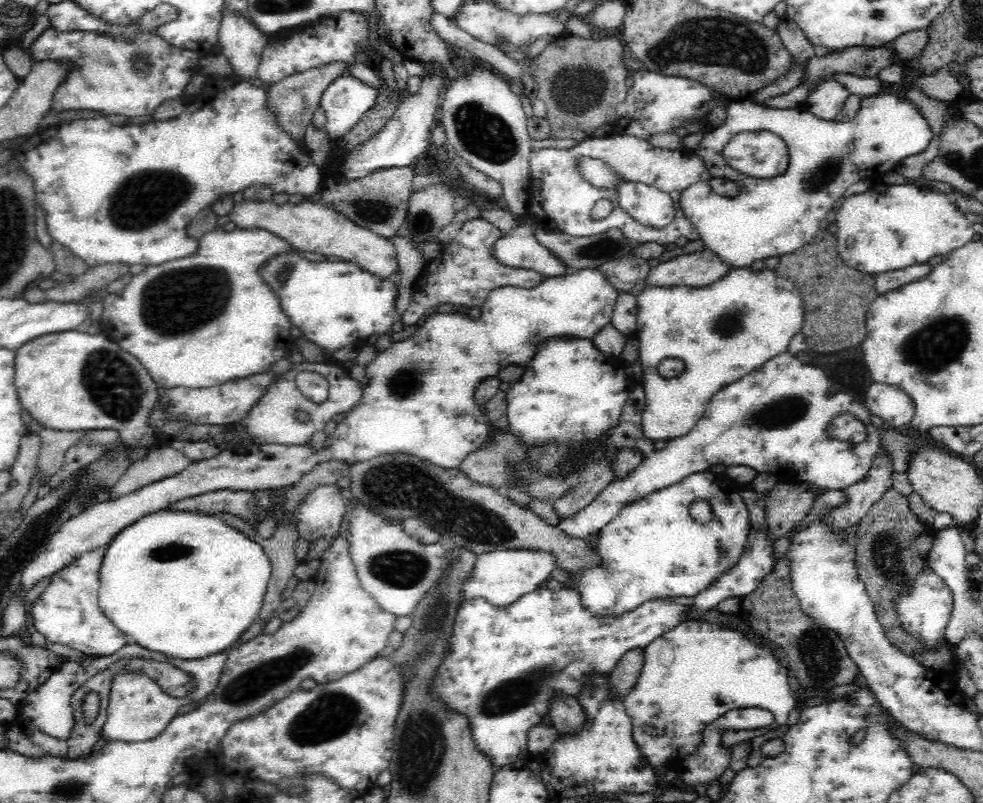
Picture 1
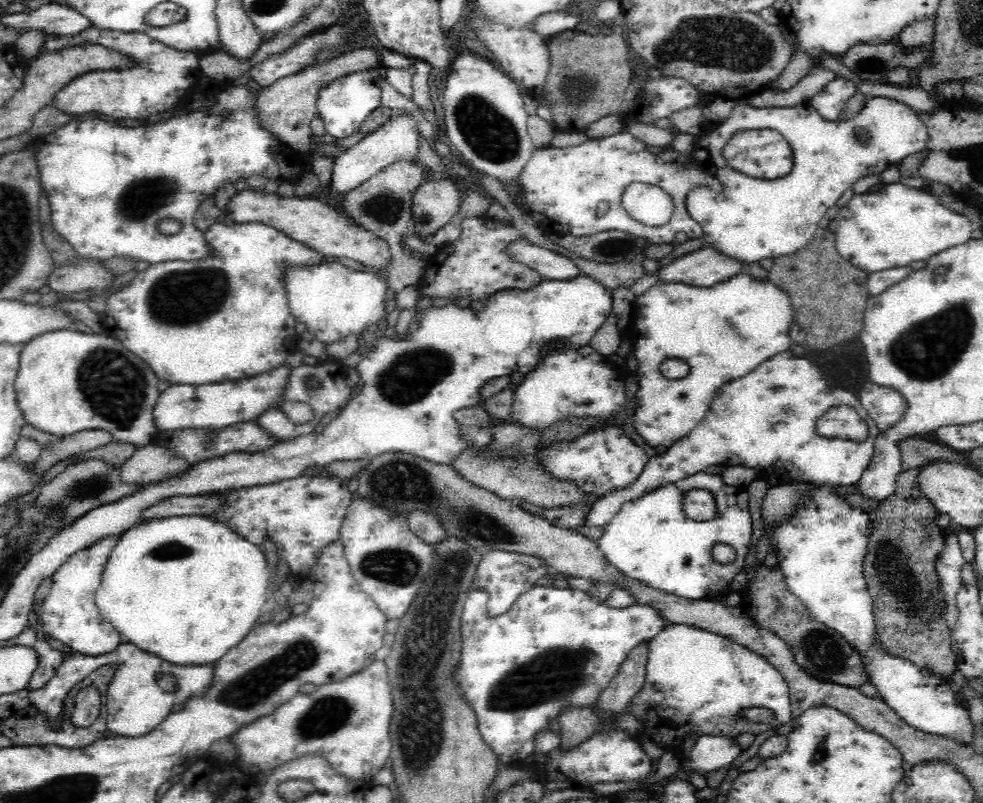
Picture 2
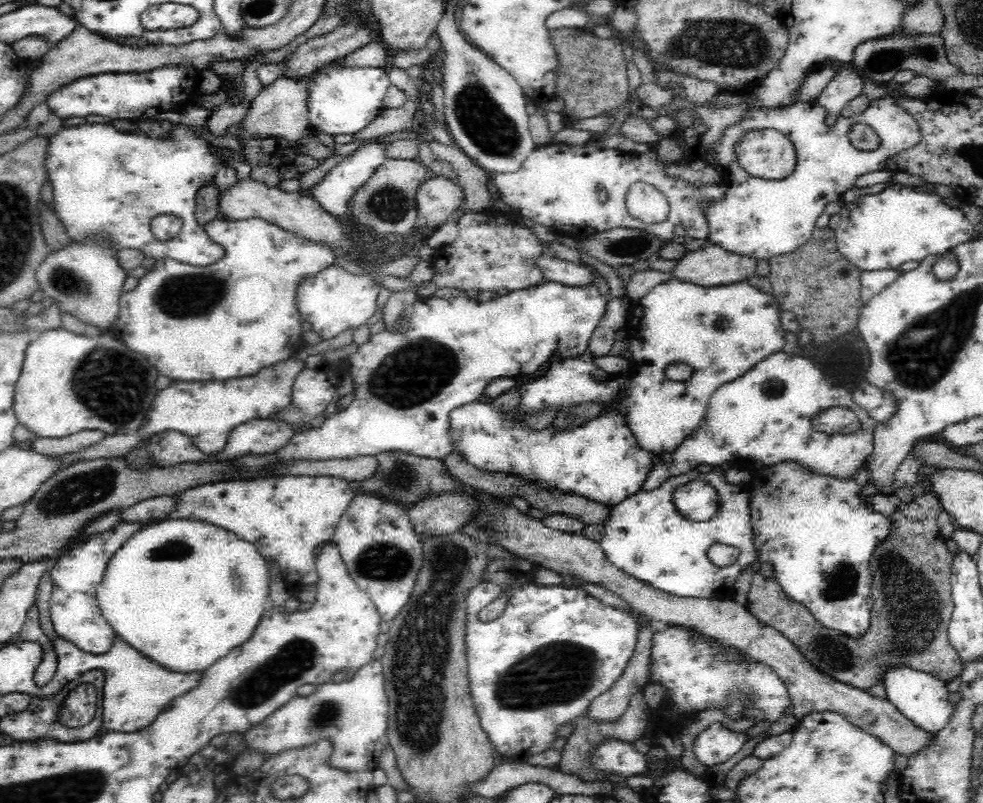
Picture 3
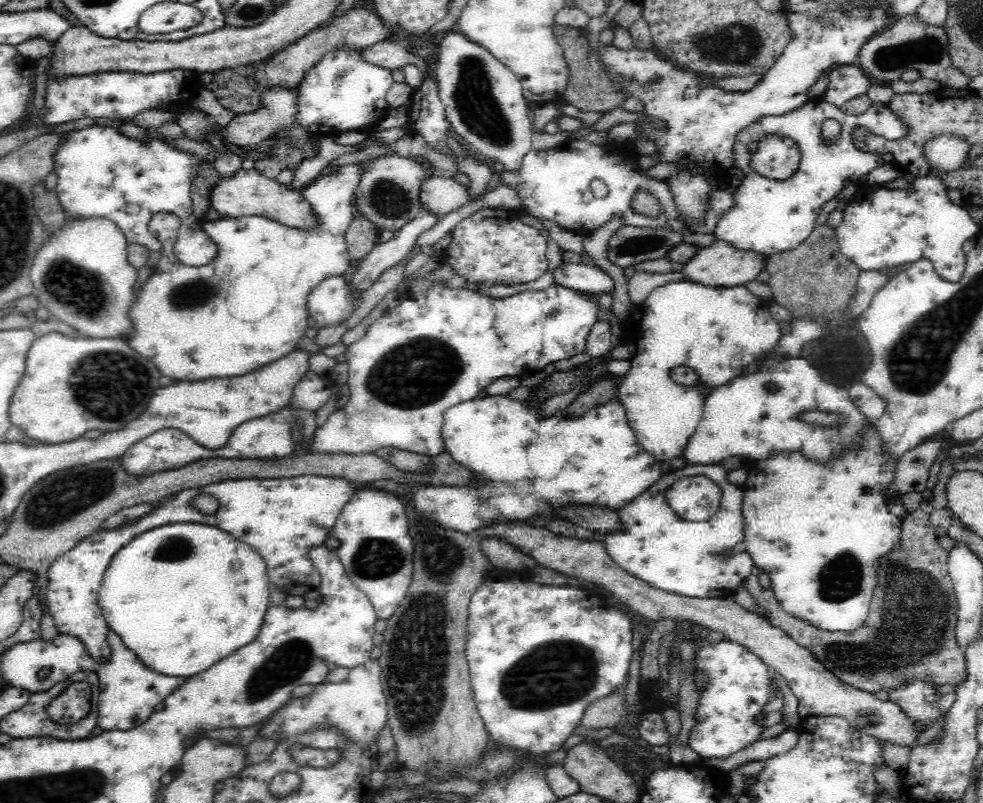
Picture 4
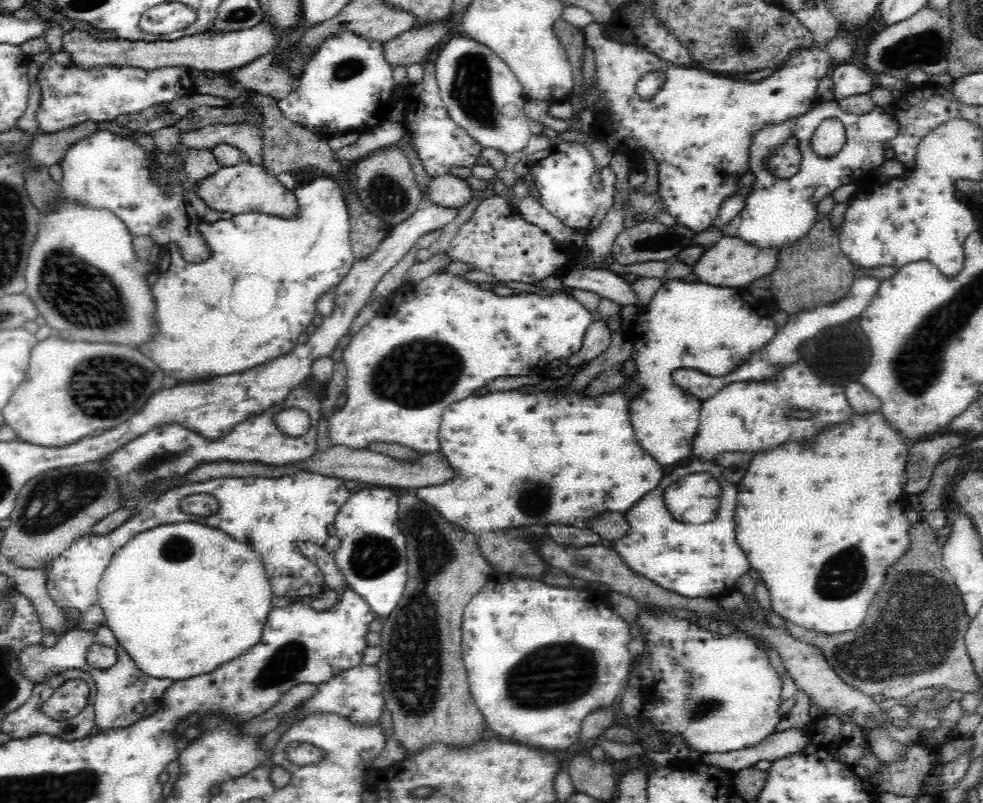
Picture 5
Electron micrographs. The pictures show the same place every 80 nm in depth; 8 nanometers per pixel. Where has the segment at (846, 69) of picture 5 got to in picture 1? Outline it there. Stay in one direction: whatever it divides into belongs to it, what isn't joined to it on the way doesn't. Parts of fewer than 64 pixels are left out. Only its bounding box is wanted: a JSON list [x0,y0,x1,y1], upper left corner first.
[800,81,848,121]

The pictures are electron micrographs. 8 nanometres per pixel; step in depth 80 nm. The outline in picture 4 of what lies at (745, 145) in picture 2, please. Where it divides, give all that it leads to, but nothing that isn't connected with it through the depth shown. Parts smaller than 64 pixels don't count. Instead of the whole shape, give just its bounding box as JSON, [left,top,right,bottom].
[748,134,800,180]

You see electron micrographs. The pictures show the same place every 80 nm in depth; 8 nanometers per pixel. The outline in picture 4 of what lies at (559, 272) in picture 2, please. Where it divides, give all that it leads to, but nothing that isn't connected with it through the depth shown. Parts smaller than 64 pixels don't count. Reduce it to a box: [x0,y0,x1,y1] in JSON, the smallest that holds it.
[552,262,614,295]

